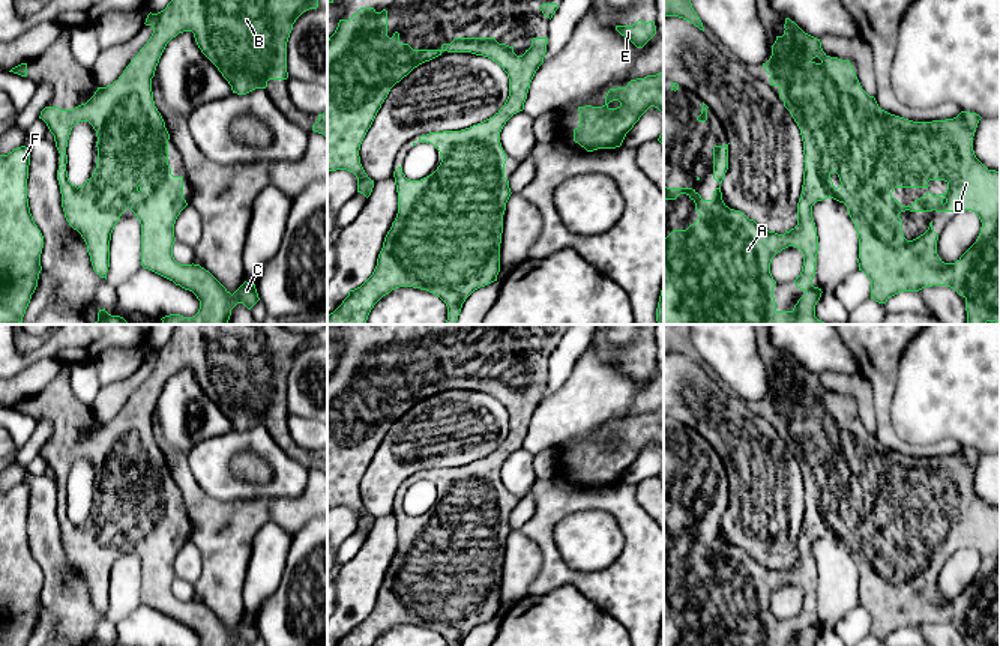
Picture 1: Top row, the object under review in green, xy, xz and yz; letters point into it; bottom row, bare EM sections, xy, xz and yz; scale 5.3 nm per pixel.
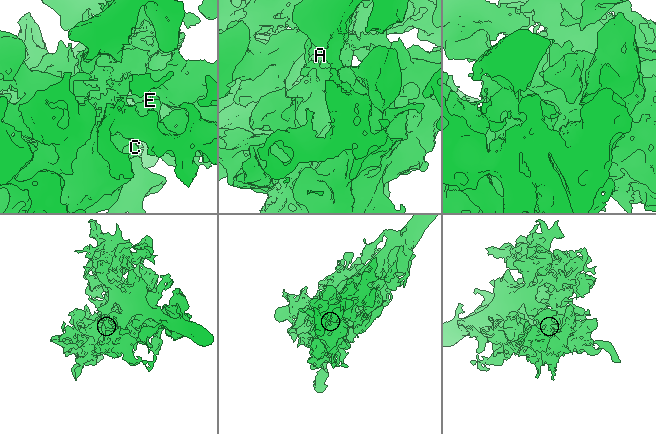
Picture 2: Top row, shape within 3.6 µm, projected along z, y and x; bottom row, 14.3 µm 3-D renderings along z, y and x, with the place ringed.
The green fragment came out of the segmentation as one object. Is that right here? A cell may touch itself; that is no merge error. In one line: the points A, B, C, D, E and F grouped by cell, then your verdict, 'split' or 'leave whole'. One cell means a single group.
groups A B C D E F; leave whole

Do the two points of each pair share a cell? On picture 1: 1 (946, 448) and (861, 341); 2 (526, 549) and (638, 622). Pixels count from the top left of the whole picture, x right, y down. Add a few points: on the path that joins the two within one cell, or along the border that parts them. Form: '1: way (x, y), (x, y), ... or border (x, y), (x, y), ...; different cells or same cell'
1: way (909, 449), (898, 445), (885, 431), (882, 379); same cell
2: border (520, 531), (541, 552), (541, 570), (529, 592); different cells

